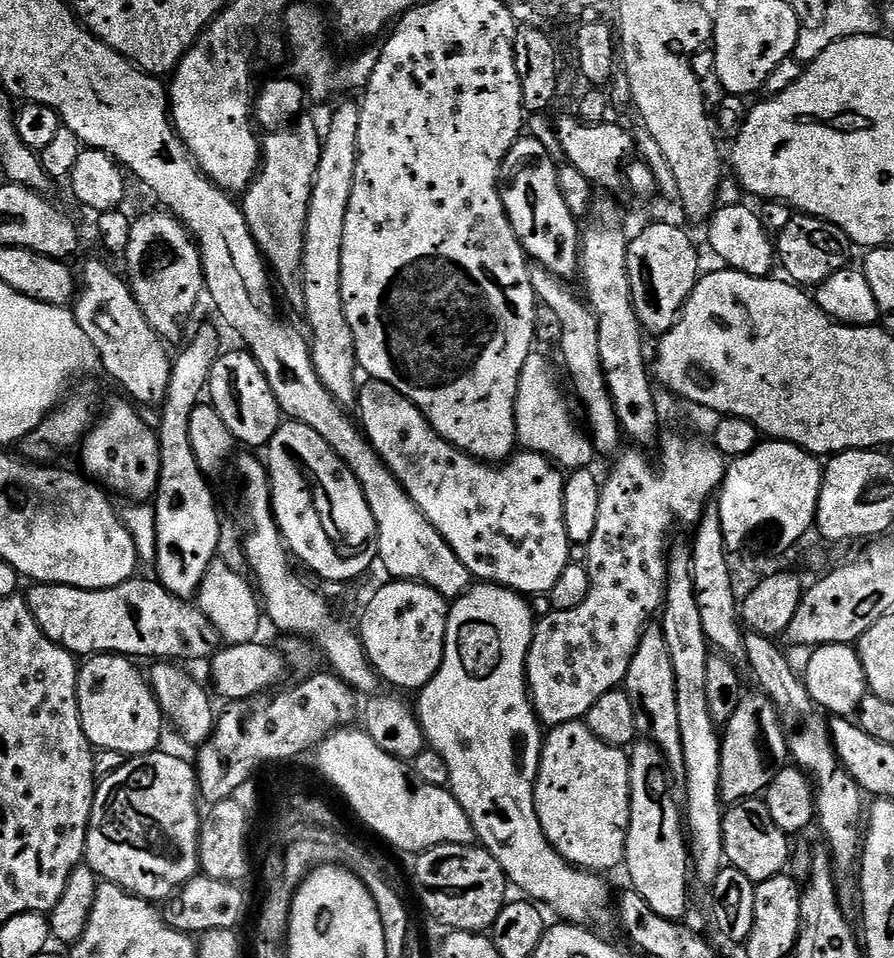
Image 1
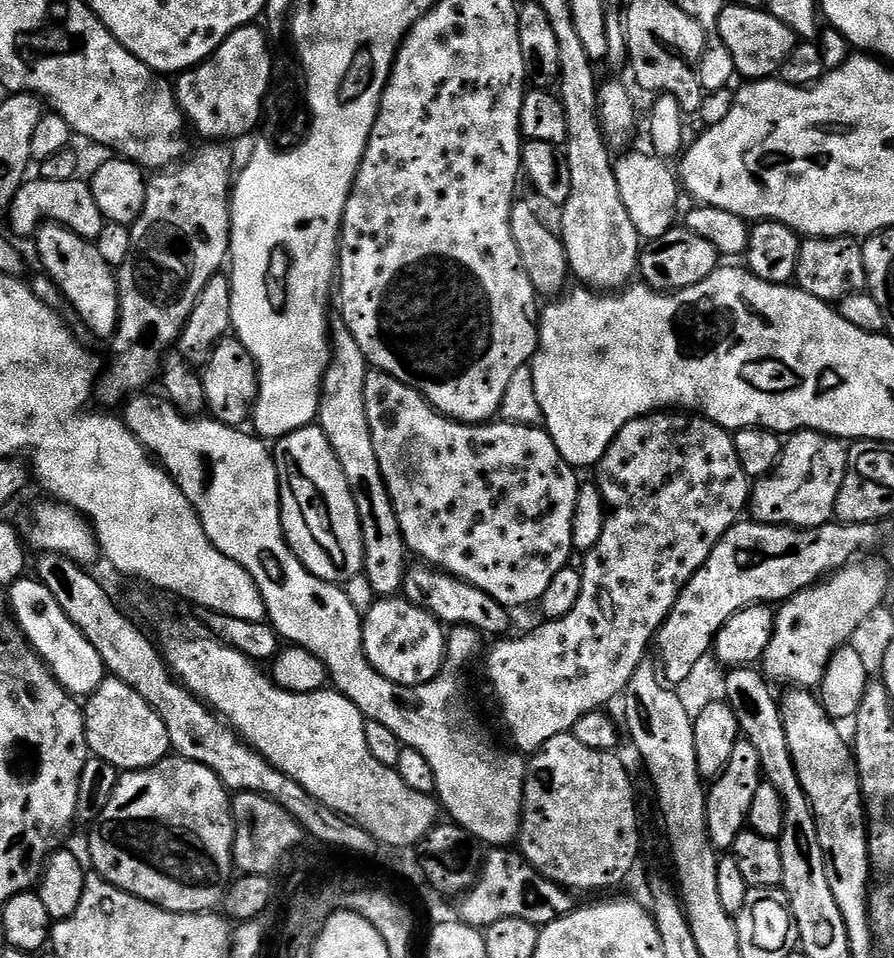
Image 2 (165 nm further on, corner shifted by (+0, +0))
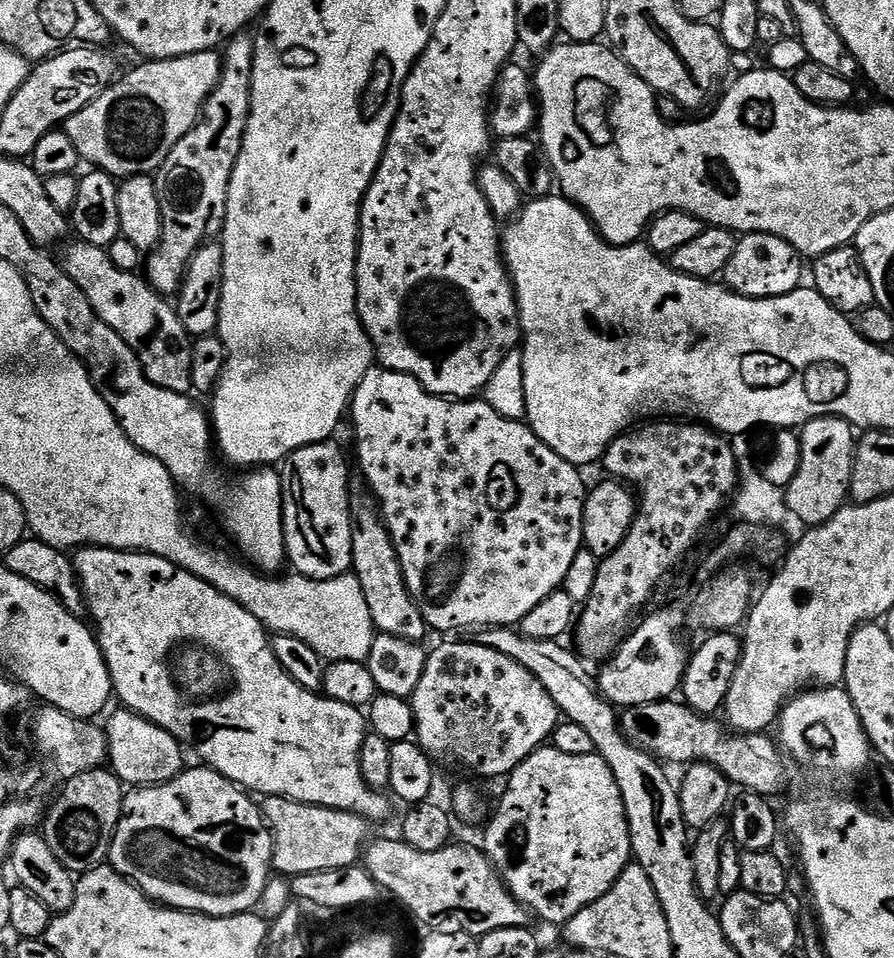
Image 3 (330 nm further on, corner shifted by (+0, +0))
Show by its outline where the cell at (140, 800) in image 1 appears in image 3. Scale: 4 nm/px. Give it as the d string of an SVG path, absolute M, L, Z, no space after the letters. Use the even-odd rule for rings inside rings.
M189 767L170 782L157 784L155 788L137 788L125 795L124 809L114 824L114 838L108 851L108 860L117 872L121 872L127 880L143 890L148 899L155 900L161 906L178 908L182 912L200 912L203 916L237 916L240 912L251 912L259 905L262 890L266 890L273 871L272 835L268 825L264 823L263 814L260 813L260 804L252 801L255 799L245 789L220 776L213 768L199 767Z

